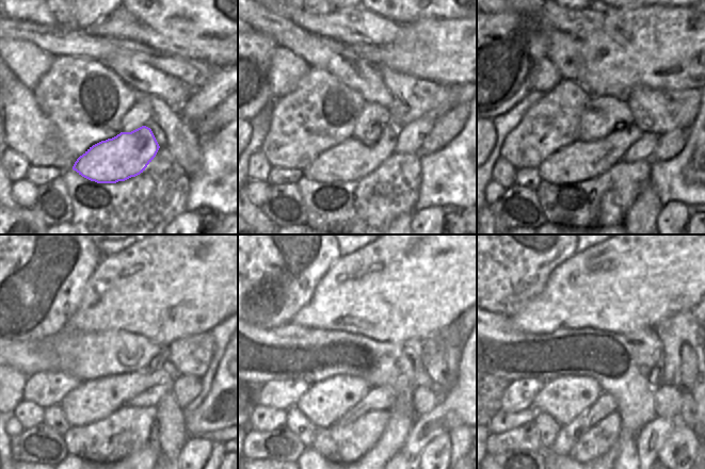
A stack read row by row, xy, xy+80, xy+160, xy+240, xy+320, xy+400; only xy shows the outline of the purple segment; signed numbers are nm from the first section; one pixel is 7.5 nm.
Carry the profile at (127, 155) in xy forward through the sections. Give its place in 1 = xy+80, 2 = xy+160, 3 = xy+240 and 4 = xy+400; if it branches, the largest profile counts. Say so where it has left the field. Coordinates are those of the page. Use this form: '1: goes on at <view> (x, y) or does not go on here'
1: goes on at xy+80 (351, 160)
2: goes on at xy+160 (581, 160)
3: goes on at xy+240 (93, 400)
4: goes on at xy+400 (564, 399)

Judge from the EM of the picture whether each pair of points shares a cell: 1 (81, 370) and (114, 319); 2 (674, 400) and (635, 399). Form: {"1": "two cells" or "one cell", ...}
{"1": "two cells", "2": "two cells"}

